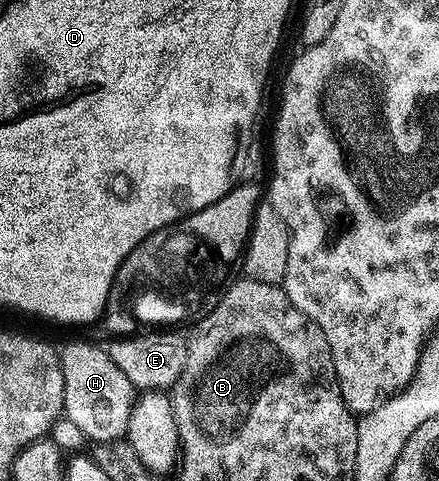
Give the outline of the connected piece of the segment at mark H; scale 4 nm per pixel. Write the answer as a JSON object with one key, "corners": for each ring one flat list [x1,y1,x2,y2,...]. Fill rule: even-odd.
{"corners":[[76,340,65,348,59,349,60,365,62,366,62,378,64,379,64,410,63,415,68,417,81,433,92,442,103,442,106,440,119,440,128,431,130,422,130,410,137,398,137,389,132,387,130,378,114,366,110,354,103,347,96,344,87,344,84,340]]}

